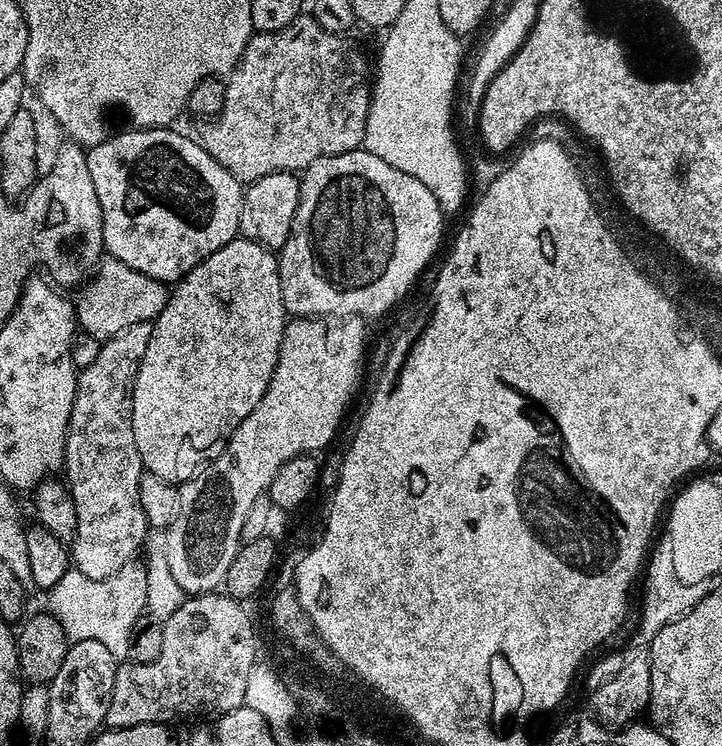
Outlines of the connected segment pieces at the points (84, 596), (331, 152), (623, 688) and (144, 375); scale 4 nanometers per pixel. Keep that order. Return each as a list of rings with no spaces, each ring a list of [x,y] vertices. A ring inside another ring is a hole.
[[[137,558],[126,562],[126,566],[122,566],[122,570],[118,570],[110,578],[101,580],[86,578],[86,574],[70,570],[66,574],[62,574],[62,578],[58,578],[58,582],[47,593],[47,596],[49,604],[47,607],[52,615],[58,618],[58,622],[62,622],[62,630],[68,635],[69,641],[97,640],[102,642],[102,646],[106,646],[106,650],[110,650],[112,656],[127,657],[128,644],[132,640],[132,633],[136,631],[136,622],[145,615],[148,607],[144,560]]]
[[[311,14],[297,16],[293,24],[288,24],[280,32],[256,32],[251,42],[246,46],[243,57],[239,64],[232,69],[224,84],[224,109],[201,130],[199,139],[204,149],[215,158],[241,185],[252,184],[258,178],[266,178],[266,174],[275,172],[294,172],[310,167],[318,158],[323,156],[340,156],[343,152],[355,152],[364,143],[364,131],[366,130],[366,118],[372,102],[372,87],[370,83],[370,60],[367,60],[354,45],[344,36],[335,36],[322,26]]]
[[[631,642],[598,661],[586,676],[586,690],[594,706],[595,717],[608,727],[624,727],[633,723],[647,709],[649,694],[654,689],[650,682],[649,654],[651,649],[642,643]]]
[[[237,238],[226,242],[210,258],[198,262],[181,280],[176,281],[169,291],[166,306],[162,306],[162,314],[151,321],[152,333],[150,334],[150,346],[146,346],[146,354],[142,354],[136,381],[132,384],[132,429],[134,430],[134,446],[138,446],[140,461],[144,463],[145,472],[154,474],[166,482],[179,485],[191,476],[196,475],[198,469],[207,464],[209,460],[216,459],[228,446],[228,439],[234,434],[234,430],[262,402],[262,394],[270,386],[270,378],[274,374],[274,366],[280,357],[280,347],[284,337],[284,325],[286,313],[282,302],[282,286],[280,285],[280,261],[277,253],[271,248],[262,246],[253,240]]]

